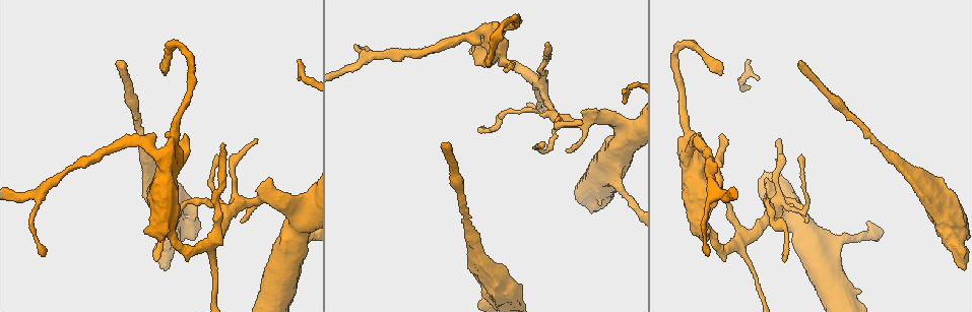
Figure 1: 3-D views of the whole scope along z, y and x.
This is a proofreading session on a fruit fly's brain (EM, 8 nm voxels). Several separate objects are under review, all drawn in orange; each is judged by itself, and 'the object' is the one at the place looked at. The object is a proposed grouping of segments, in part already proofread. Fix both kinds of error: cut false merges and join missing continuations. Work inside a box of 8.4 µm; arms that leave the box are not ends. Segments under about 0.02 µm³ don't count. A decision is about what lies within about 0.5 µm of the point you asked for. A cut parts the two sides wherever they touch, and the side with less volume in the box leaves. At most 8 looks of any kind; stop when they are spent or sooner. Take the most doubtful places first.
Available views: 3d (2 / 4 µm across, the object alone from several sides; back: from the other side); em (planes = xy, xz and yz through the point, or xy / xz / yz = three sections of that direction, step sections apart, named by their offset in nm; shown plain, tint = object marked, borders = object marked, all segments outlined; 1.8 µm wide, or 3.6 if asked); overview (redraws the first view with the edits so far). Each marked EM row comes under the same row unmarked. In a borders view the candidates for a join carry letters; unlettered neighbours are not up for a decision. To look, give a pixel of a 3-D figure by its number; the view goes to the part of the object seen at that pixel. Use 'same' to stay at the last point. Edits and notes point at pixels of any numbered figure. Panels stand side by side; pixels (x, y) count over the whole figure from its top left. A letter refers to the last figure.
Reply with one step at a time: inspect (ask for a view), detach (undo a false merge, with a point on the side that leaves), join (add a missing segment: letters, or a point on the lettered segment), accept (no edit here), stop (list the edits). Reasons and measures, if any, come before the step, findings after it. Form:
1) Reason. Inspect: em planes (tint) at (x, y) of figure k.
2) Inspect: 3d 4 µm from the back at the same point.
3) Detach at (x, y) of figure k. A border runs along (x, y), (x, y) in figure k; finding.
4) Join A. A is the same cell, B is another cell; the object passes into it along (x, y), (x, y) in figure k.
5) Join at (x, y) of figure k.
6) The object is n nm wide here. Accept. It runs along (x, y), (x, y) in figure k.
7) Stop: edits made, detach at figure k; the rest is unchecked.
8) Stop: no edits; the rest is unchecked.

Branch stops here. Inspect: em planes (borders) at (489, 66) of figure 1.

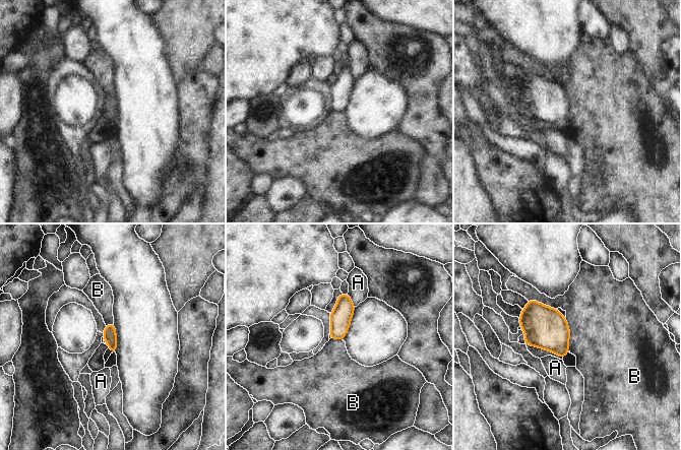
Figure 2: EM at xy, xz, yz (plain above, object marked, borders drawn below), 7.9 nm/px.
The object is 100 nm wide here. Accept. A and B are other cells; a border runs along (565, 318), (569, 331), (569, 350) in figure 2; none of them fits.

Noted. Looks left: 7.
Long arm stops here. Inspect: 3d 2 µm at (442, 142) of figure 1.

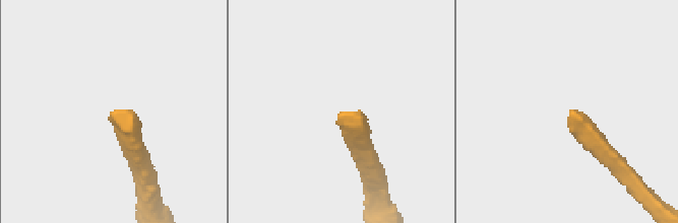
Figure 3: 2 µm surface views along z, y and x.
Inspect: em planes (borders) at (114, 114) of figure 3.

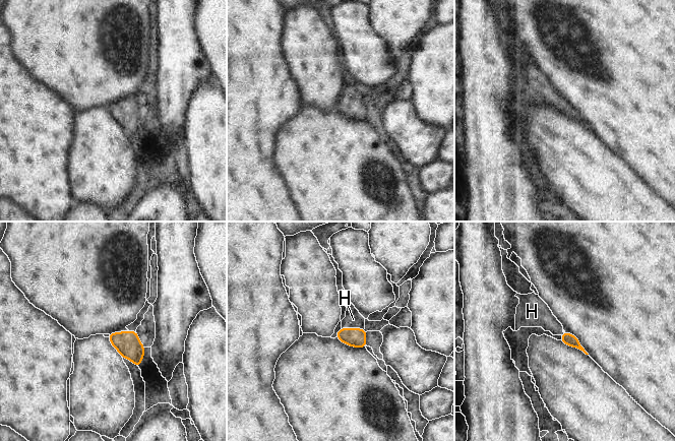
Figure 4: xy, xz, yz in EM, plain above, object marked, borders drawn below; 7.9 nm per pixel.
Join H. H is the same cell; the object passes into it along (355, 337), (353, 328), (353, 319) in figure 4; the cell continues.

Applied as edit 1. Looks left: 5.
See it whole again. Inspect: overview.

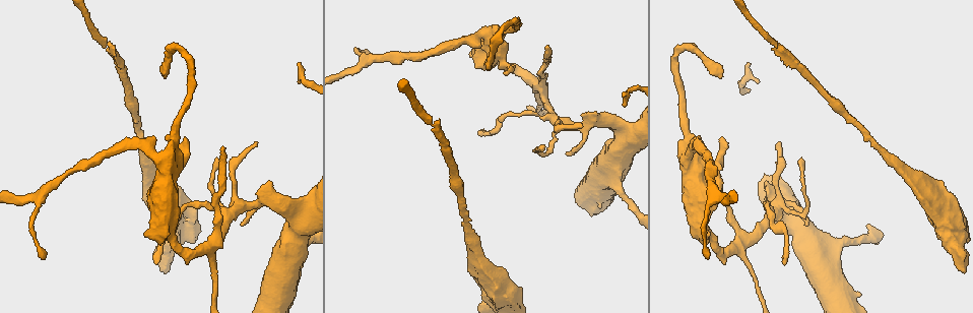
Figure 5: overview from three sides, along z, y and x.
Four-way junction. Inspect: em xz step 16 (borders) at (741, 240) of figure 5.

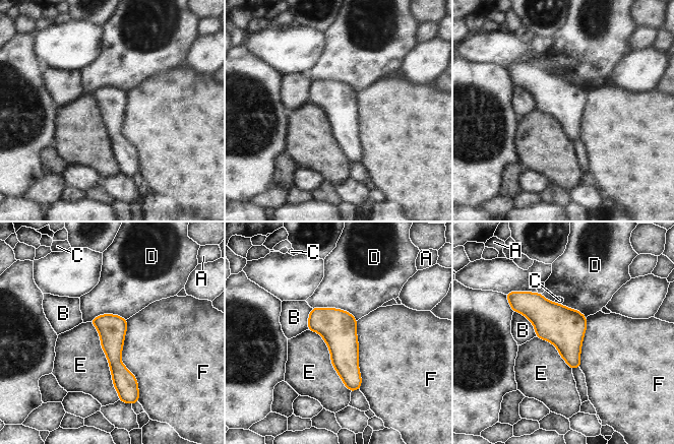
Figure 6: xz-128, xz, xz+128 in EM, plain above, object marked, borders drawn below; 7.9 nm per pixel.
The object is 220 nm wide here. Accept. A, B, C, D, E and F are other cells; it runs along (106, 316), (122, 393) in figure 6; one cell here.

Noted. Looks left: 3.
Stop: edits made, join at figure 4; the rest is unchecked.

